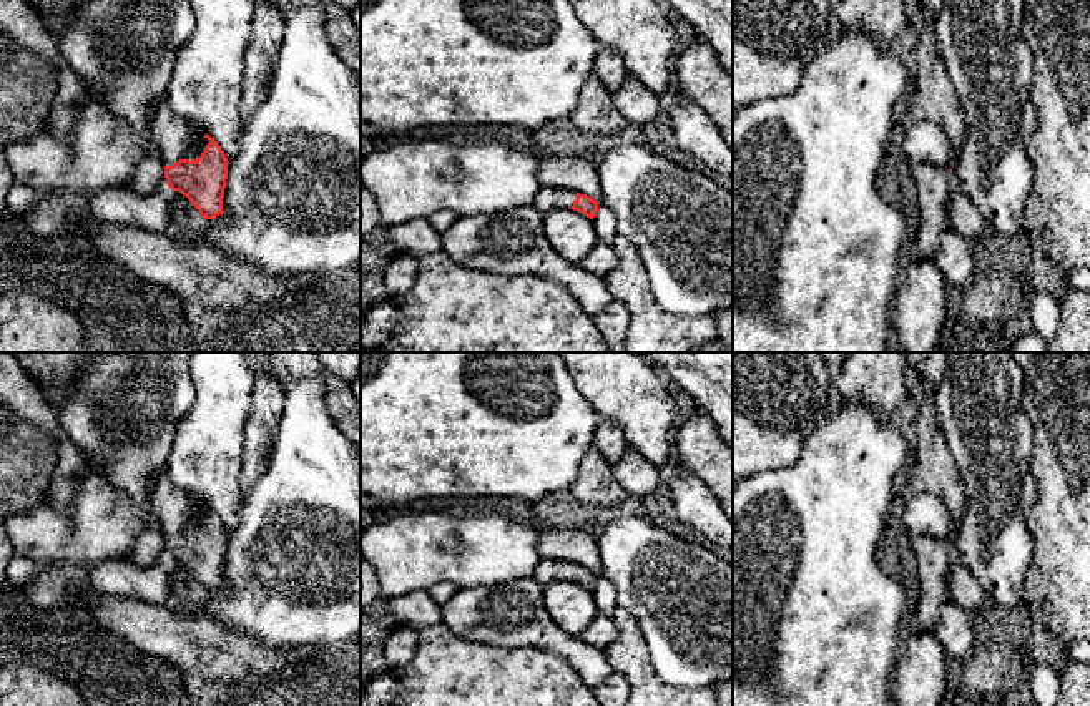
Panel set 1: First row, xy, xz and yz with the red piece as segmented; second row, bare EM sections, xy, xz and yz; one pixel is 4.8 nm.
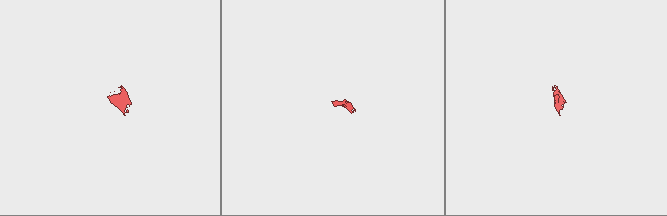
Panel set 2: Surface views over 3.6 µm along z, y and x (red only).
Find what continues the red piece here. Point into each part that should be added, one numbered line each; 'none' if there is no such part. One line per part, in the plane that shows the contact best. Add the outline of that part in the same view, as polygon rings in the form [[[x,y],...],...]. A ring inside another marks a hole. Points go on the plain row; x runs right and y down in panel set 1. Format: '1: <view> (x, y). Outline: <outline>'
1: xy (176, 510). Outline: [[[168,470],[156,478],[151,488],[151,507],[164,538],[173,538],[179,532],[198,532],[209,515],[208,510],[199,510],[189,490],[169,480]]]

